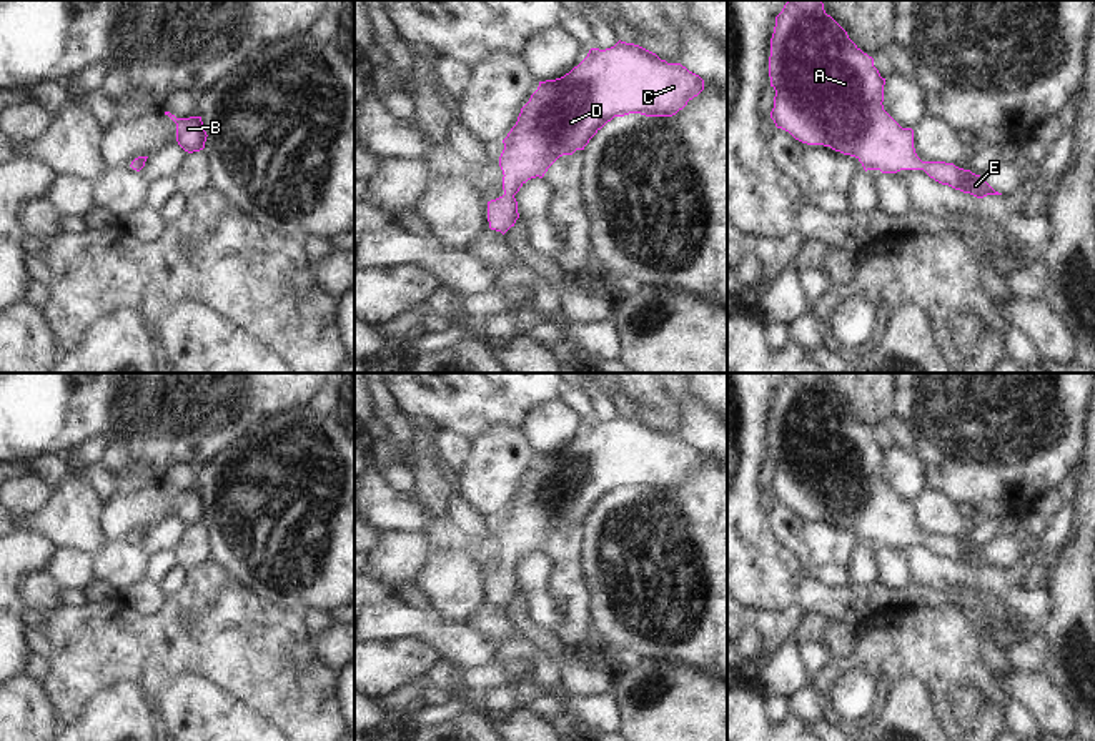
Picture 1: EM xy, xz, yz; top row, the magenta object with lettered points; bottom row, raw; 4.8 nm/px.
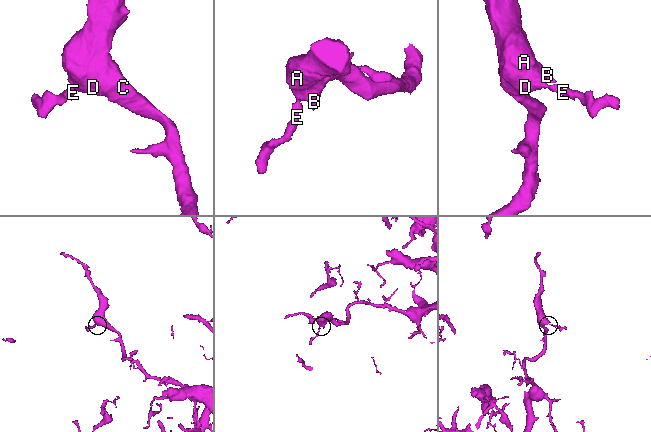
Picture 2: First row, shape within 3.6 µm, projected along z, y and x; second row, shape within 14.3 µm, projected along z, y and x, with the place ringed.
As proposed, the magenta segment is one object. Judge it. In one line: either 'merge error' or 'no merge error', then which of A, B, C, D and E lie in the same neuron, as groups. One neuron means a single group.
no merge error; groups A B C D E

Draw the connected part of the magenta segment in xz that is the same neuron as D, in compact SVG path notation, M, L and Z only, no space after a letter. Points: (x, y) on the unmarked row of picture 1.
M621 413L606 423L591 421L587 430L564 450L539 455L538 463L521 481L516 498L503 513L499 540L504 548L504 568L488 574L489 601L504 608L514 599L519 591L514 568L519 561L531 551L543 551L559 530L584 523L614 490L629 486L672 490L702 463L704 453L681 436L667 436L656 426Z

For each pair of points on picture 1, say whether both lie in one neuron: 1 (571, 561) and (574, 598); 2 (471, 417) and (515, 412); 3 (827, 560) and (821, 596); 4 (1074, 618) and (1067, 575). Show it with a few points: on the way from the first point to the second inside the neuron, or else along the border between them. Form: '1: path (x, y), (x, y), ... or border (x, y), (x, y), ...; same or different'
1: path (571, 570), (571, 590); same
2: path (481, 412), (505, 412); same
3: border (809, 575), (829, 588), (849, 586); different
4: path (1074, 608), (1070, 585); same

